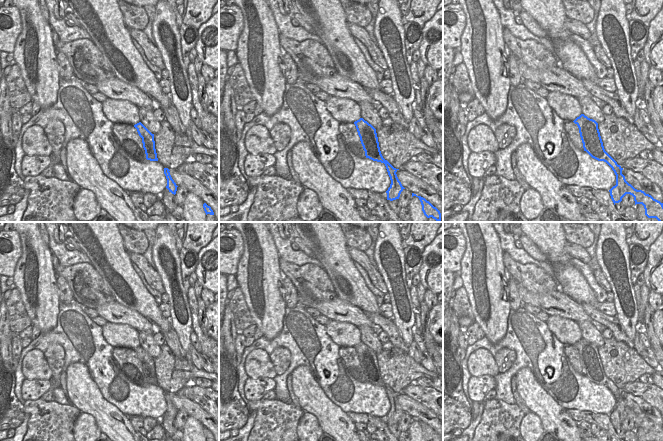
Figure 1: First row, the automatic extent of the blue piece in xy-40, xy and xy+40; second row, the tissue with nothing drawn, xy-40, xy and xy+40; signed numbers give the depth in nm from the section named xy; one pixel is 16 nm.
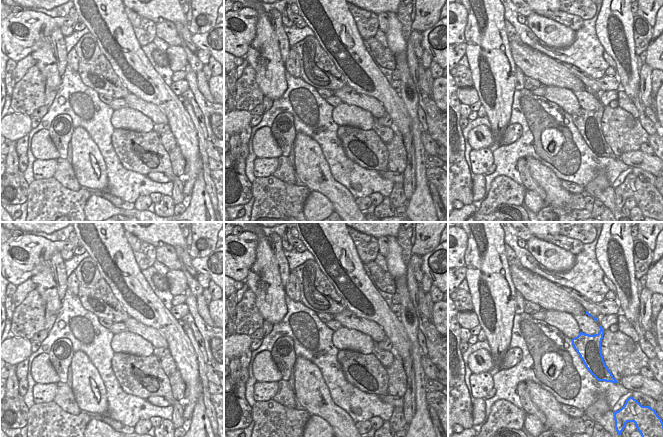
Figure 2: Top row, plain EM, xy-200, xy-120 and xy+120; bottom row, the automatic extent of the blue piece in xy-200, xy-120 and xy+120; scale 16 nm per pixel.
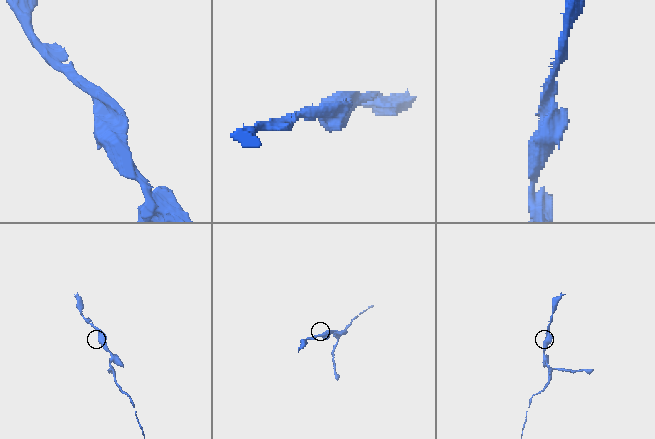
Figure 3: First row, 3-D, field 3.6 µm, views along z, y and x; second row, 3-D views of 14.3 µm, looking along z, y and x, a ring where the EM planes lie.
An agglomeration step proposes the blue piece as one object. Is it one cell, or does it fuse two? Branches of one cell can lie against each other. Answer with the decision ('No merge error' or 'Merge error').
No merge error.

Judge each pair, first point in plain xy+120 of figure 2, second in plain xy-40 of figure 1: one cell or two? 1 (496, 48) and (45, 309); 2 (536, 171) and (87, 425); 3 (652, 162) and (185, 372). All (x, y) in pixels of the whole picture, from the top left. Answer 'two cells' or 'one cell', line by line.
1: one cell
2: two cells
3: two cells

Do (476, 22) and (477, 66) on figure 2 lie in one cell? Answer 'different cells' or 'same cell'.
same cell

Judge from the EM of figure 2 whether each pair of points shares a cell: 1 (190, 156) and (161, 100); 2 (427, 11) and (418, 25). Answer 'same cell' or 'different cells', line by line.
1: same cell
2: same cell

